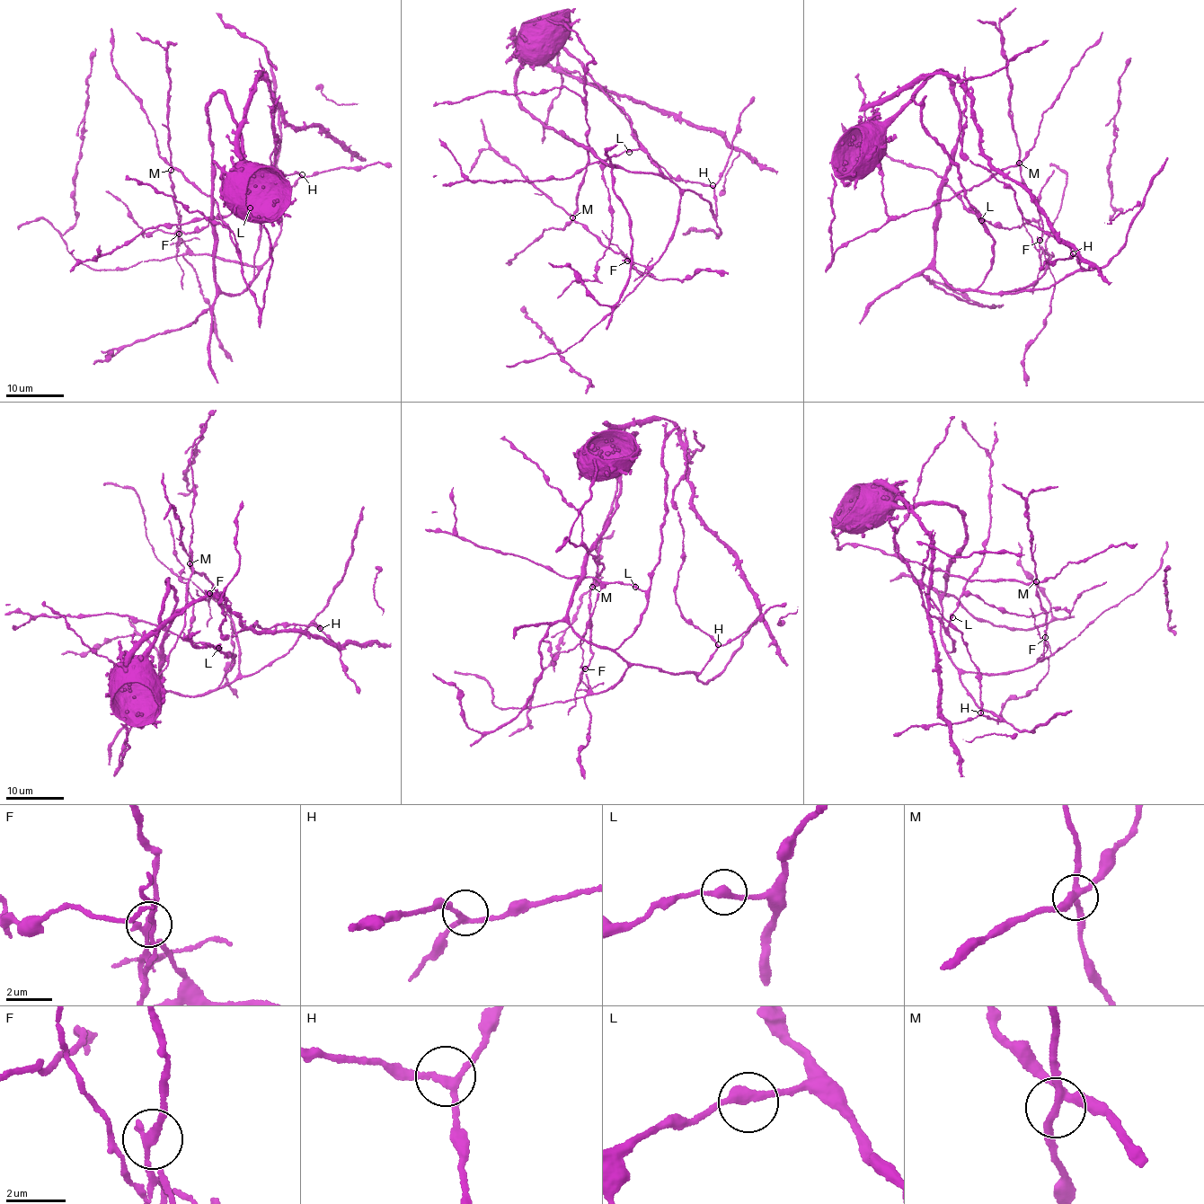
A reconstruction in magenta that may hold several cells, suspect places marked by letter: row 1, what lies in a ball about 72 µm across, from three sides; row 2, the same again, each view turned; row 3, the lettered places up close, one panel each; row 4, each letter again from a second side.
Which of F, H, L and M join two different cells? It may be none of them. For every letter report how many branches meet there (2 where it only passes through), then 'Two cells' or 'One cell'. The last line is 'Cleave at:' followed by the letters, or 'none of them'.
F: Branches: 3. Two cells
H: Branches: 3. One cell
L: Branches: 2. One cell
M: Branches: 4. One cell
Cleave at: F

